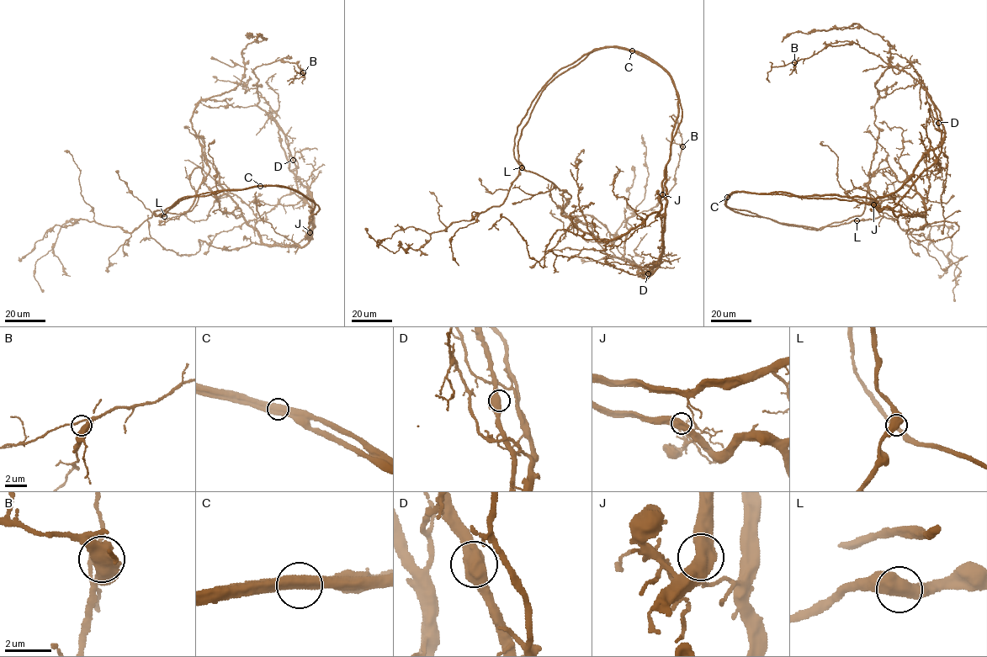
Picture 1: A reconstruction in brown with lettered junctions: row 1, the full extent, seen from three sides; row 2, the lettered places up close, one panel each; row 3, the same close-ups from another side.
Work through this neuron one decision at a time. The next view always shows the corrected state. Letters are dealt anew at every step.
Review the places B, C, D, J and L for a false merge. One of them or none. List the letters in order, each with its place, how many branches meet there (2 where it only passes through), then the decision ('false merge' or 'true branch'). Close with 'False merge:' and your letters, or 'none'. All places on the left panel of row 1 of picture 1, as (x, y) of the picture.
B: place (303, 72); branches 2; true branch
C: place (260, 186); branches 2; false merge
D: place (293, 160); branches 2; true branch
J: place (310, 232); branches 2; true branch
L: place (164, 216); branches 2; true branch
False merge: C

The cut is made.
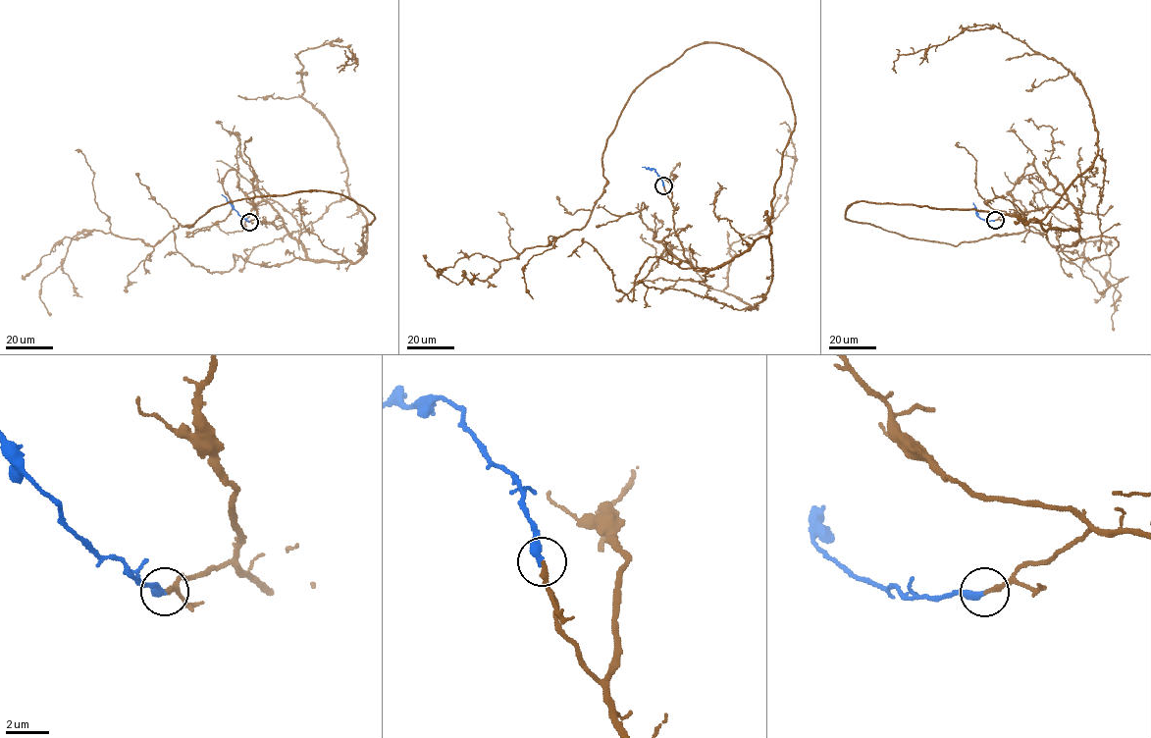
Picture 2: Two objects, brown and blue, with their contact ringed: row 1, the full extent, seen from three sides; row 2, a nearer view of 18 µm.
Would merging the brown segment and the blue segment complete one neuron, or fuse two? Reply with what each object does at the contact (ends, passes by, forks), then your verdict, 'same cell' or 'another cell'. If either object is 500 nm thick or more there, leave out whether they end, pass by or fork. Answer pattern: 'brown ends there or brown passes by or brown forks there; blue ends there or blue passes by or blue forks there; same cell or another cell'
brown ends there; blue ends there; same cell

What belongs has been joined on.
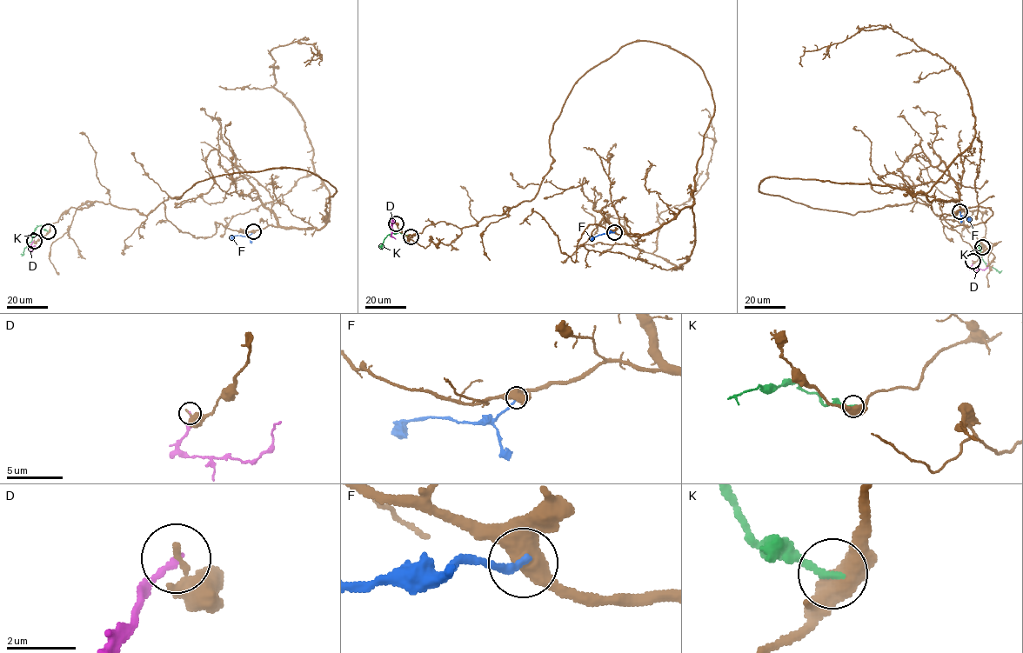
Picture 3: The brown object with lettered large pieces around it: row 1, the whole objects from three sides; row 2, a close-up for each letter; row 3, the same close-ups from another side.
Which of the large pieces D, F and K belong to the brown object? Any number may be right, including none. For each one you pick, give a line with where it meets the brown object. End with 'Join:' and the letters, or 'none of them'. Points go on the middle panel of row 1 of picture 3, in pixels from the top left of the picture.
Join: none of them

